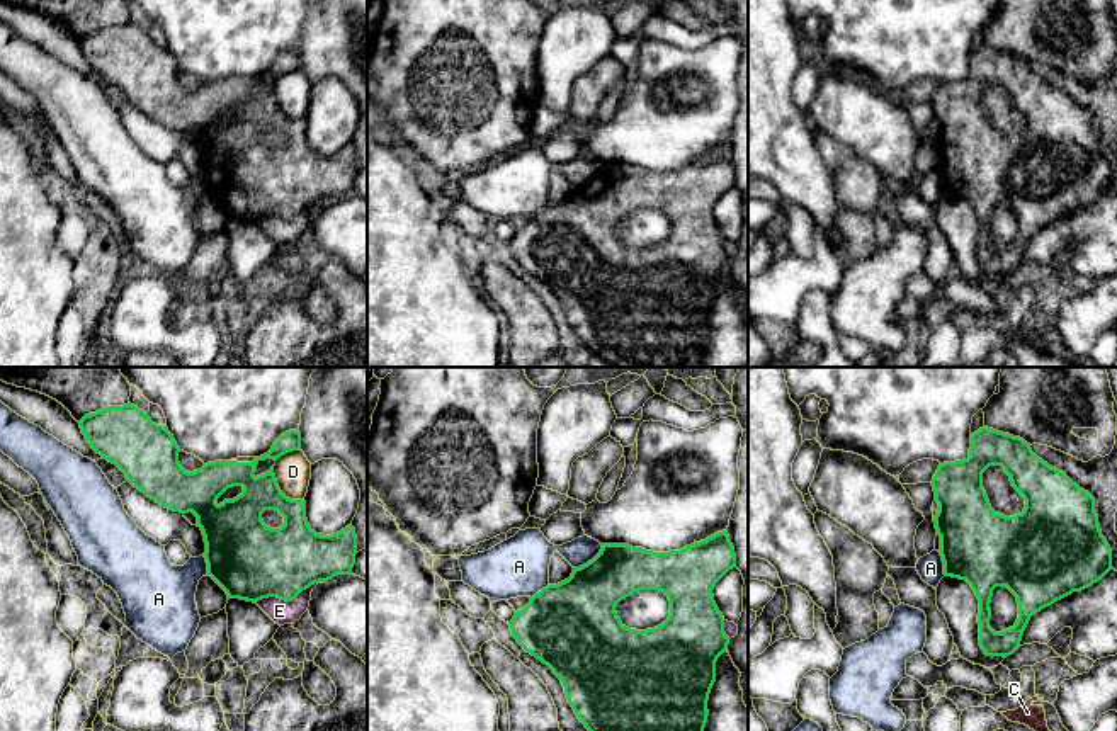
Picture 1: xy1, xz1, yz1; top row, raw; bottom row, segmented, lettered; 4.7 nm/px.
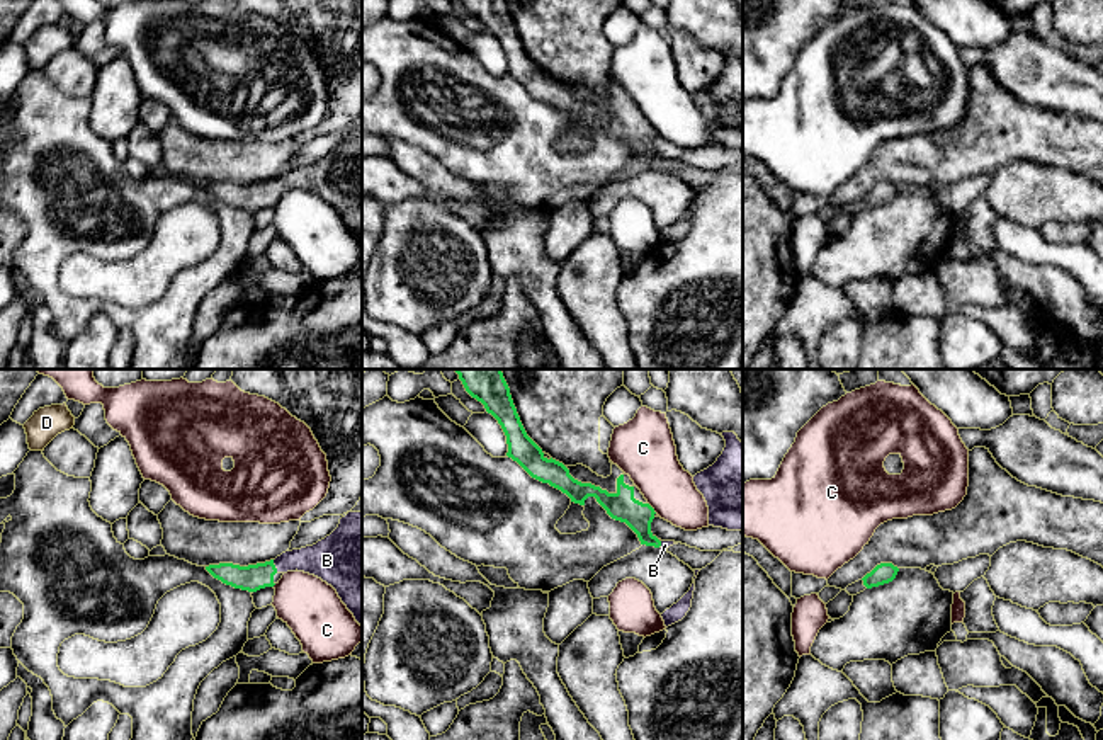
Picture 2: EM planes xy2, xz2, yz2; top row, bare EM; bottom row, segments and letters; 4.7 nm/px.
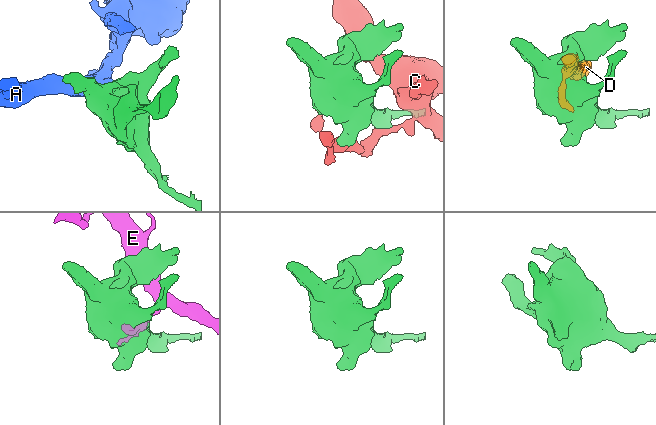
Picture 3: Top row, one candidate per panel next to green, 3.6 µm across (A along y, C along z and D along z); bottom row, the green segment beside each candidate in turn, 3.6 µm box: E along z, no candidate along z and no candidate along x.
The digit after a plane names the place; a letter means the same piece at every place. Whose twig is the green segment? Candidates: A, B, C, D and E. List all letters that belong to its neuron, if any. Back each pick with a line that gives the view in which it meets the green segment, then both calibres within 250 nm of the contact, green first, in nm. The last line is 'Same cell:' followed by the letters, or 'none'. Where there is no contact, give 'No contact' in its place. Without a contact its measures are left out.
B: Touches green in xy2. Thickness 130 nm (green) against 180 nm
Same cell: B

